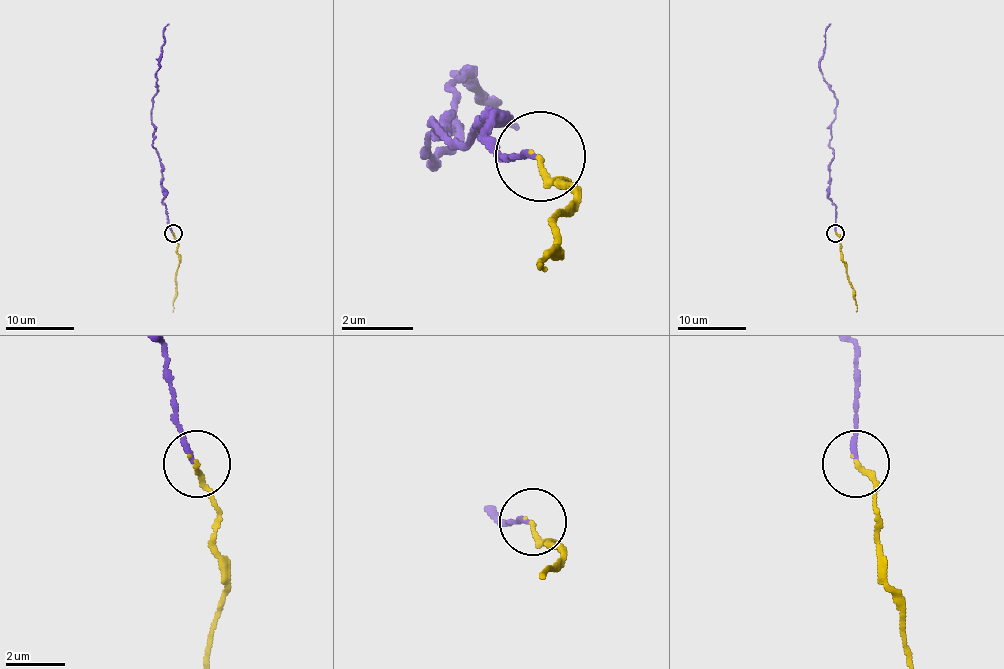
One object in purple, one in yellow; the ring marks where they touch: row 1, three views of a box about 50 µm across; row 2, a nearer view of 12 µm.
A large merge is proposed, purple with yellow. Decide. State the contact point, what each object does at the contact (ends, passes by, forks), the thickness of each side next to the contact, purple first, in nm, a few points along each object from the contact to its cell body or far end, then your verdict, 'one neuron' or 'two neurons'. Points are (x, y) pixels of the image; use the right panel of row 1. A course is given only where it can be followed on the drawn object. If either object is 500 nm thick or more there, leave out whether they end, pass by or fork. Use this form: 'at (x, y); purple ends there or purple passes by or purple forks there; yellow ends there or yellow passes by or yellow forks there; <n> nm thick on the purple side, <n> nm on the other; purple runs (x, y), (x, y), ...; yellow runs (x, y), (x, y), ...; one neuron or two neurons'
at (835, 233); purple ends there; yellow ends there; 160 nm thick on the purple side, 170 nm on the other; purple runs (836, 232), (836, 205), (827, 196), (836, 97), (820, 69), (831, 23); yellow runs (836, 232), (856, 311); one neuron

